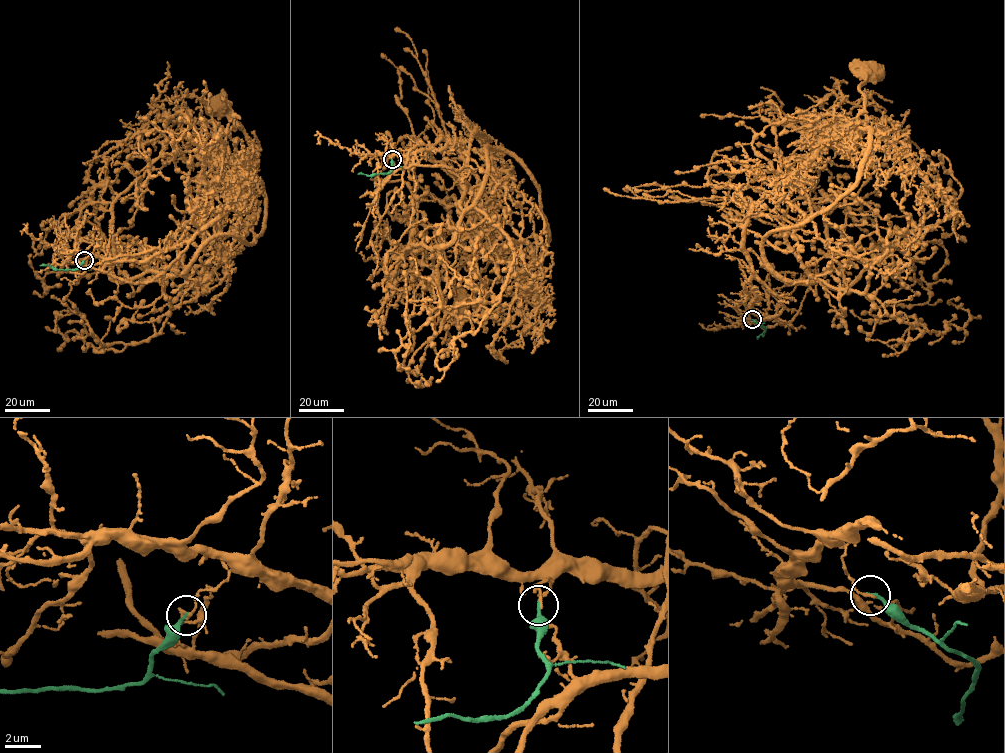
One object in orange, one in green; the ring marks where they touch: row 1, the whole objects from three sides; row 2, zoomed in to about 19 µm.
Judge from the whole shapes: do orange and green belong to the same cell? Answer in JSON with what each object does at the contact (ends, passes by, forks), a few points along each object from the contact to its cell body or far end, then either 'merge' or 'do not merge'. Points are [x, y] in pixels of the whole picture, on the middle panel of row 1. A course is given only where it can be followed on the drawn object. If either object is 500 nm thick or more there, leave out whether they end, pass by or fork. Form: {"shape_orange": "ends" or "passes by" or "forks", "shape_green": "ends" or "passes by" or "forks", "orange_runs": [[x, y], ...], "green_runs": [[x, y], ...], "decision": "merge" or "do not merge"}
{"shape_orange": "ends", "shape_green": "ends", "orange_runs": [[392, 159], [475, 133], [485, 139], [494, 168], [491, 231], [510, 273], [485, 283], [456, 311]], "green_runs": [[392, 159], [393, 169], [389, 172], [358, 174]], "decision": "do not merge"}

